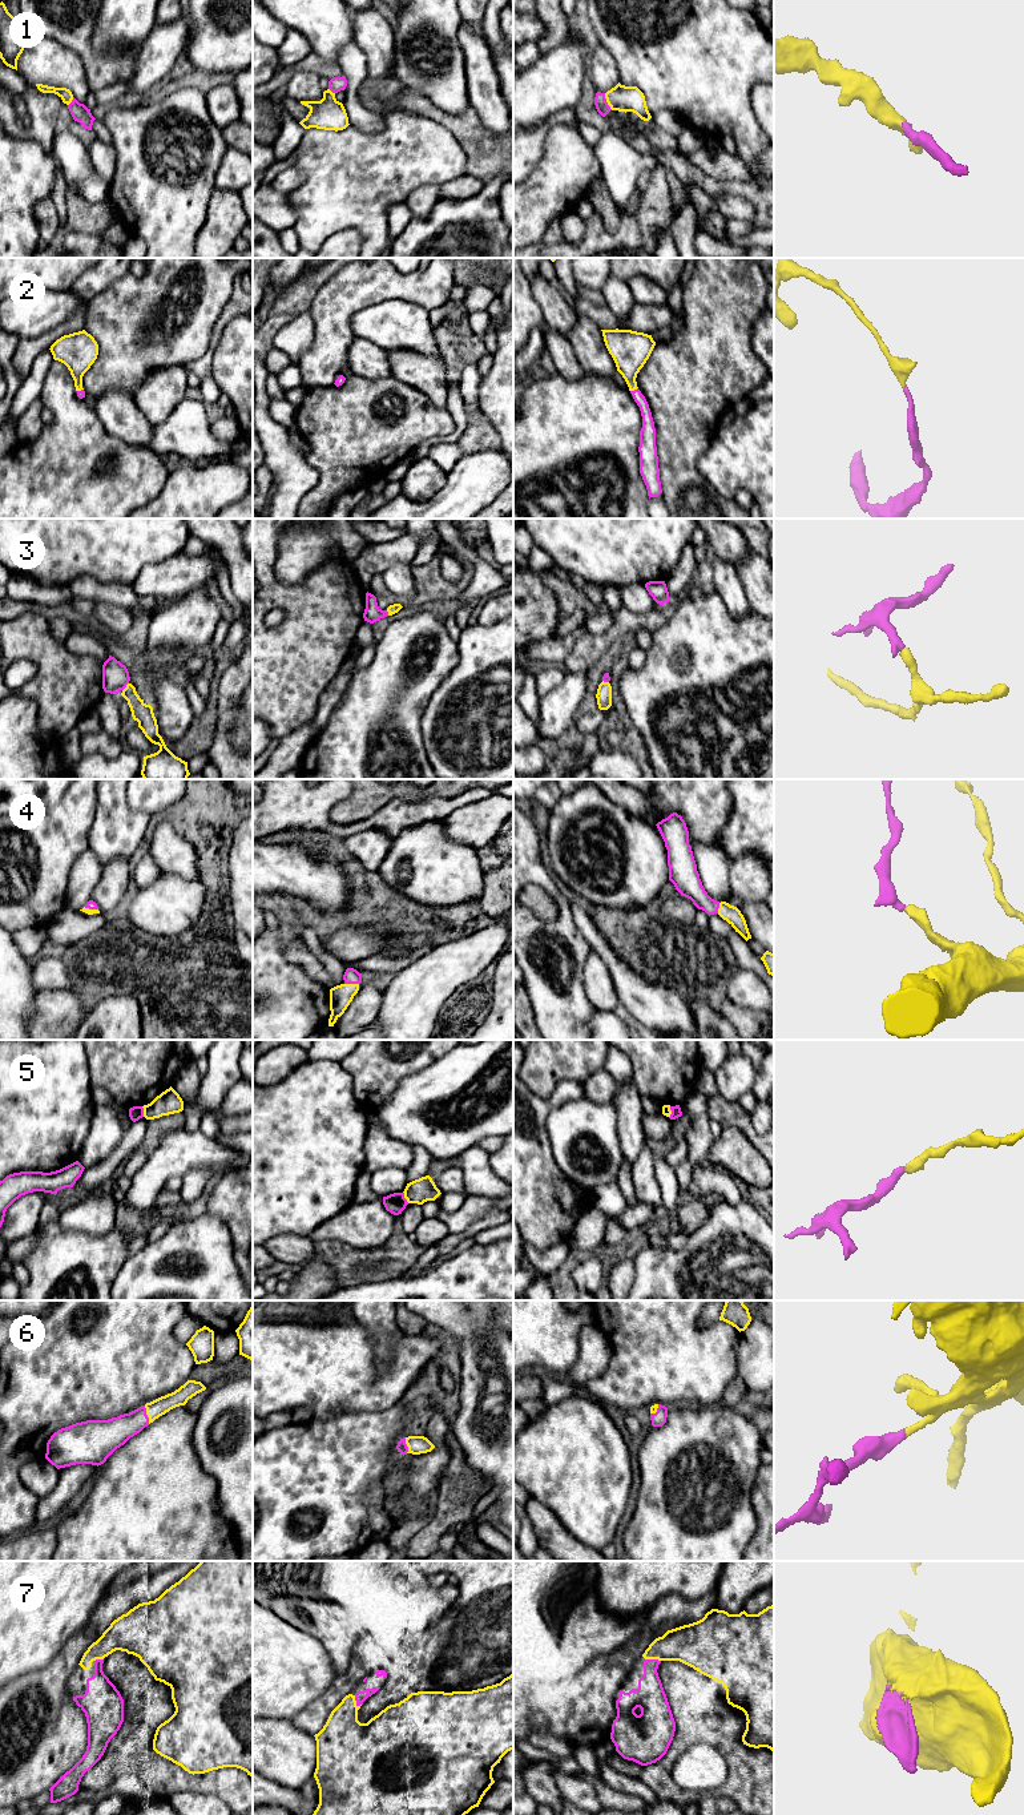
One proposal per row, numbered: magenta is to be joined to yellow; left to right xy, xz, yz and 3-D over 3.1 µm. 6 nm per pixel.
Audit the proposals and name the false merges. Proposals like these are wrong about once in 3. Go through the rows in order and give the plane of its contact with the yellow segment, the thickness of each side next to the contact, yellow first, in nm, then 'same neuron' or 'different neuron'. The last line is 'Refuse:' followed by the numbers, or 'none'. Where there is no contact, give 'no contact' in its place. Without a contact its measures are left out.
1: meets yellow in yz; 160 nm thick on the yellow side, 80 nm on the other; same neuron
2: meets yellow in yz; 240 nm thick on the yellow side, 80 nm on the other; same neuron
3: meets yellow in xy; 120 nm thick on the yellow side, 160 nm on the other; same neuron
4: meets yellow in xz; 140 nm thick on the yellow side, 100 nm on the other; same neuron
5: meets yellow in xz; 150 nm thick on the yellow side, 120 nm on the other; different neuron
6: meets yellow in xy; 110 nm thick on the yellow side, 180 nm on the other; same neuron
7: meets yellow in yz; 240 nm thick on the yellow side, 180 nm on the other; same neuron
Refuse: 5

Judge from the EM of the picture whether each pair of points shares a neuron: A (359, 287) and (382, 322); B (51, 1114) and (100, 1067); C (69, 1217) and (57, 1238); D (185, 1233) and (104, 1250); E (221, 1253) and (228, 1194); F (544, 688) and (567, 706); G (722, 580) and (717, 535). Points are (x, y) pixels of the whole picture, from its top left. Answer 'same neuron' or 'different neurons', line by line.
A: different neurons
B: different neurons
C: different neurons
D: different neurons
E: different neurons
F: different neurons
G: different neurons

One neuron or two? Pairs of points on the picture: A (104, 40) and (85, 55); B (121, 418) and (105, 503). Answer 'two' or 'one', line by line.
A: two
B: two

